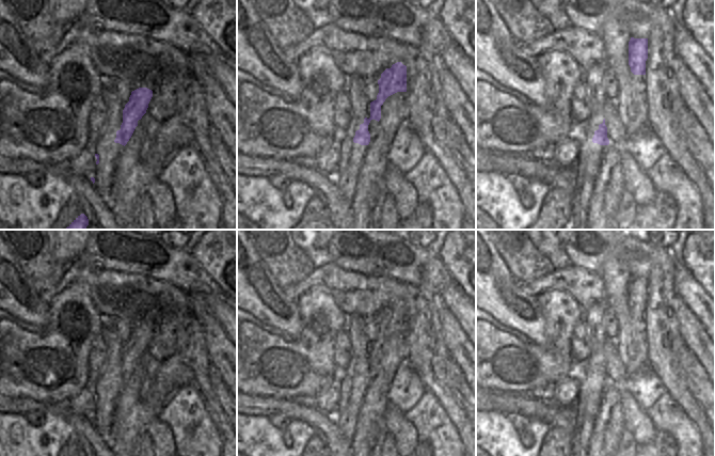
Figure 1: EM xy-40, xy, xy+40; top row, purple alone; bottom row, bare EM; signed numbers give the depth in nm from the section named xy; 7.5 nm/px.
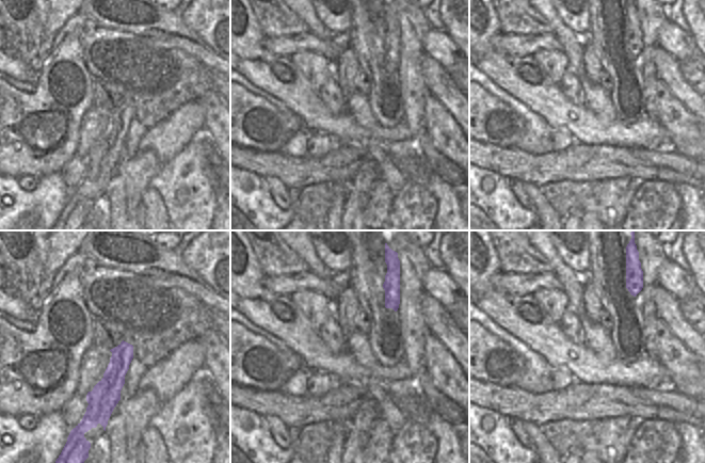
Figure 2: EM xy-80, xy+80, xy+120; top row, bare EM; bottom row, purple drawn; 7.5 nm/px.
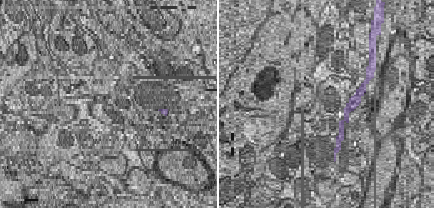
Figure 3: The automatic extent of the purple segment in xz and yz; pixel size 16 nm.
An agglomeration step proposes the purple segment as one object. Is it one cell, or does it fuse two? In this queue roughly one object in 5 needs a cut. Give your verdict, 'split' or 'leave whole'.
leave whole

